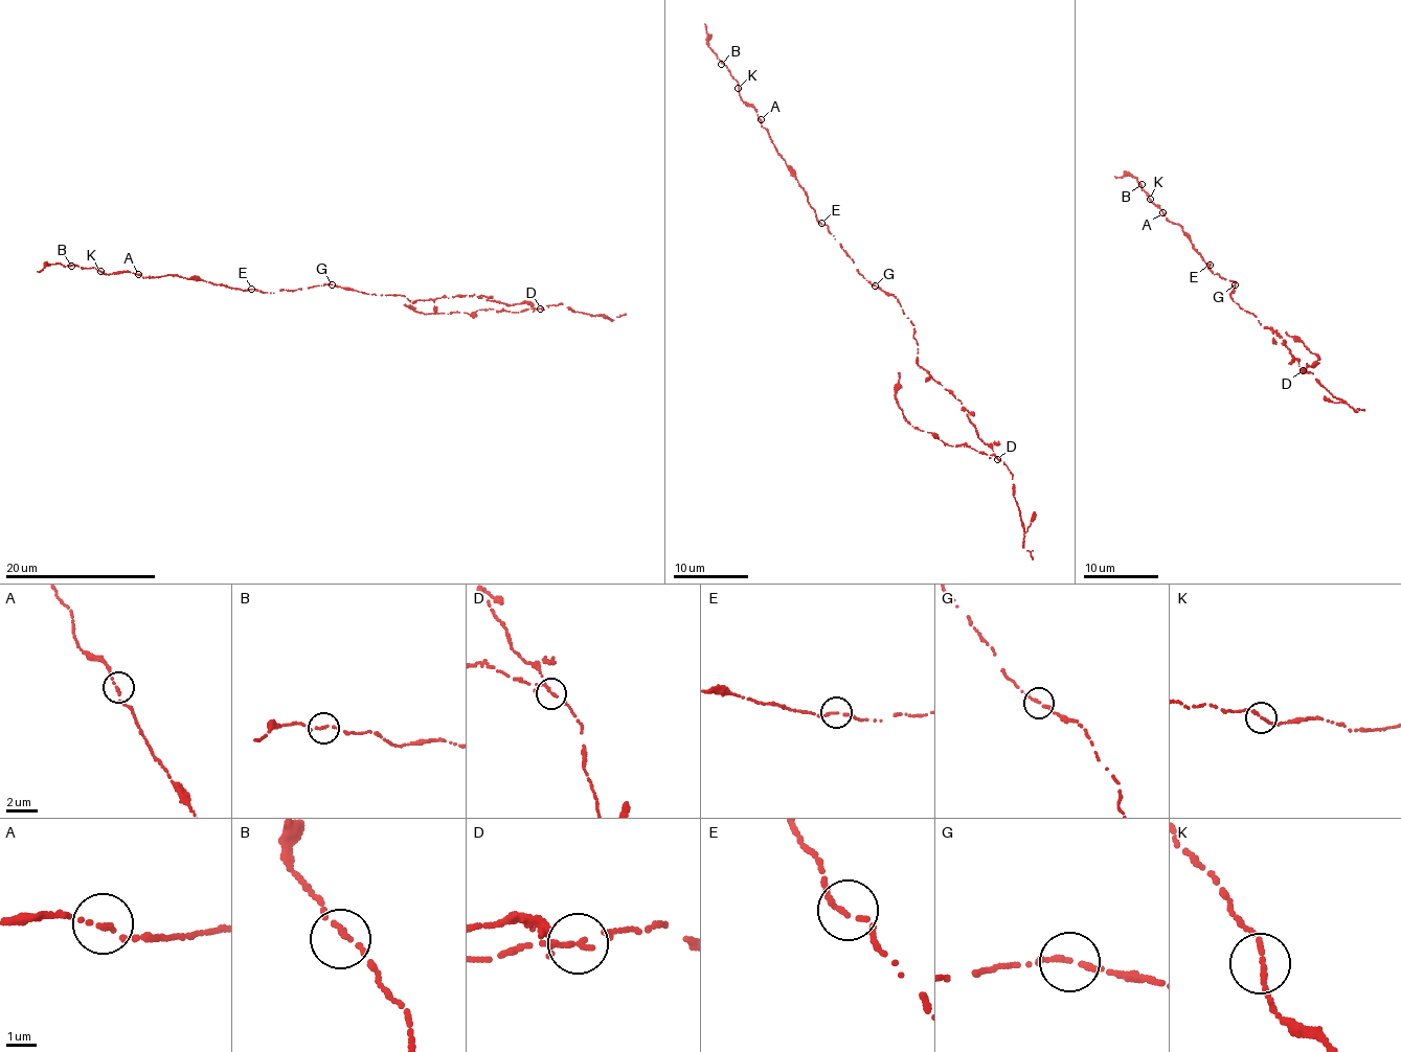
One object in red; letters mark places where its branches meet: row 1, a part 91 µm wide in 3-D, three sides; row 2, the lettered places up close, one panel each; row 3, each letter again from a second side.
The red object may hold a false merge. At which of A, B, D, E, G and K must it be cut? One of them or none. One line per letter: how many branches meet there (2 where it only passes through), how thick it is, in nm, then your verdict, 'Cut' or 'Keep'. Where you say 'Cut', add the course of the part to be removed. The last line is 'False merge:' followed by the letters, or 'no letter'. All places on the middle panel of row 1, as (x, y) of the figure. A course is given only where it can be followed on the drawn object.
A: Branches: 1. Thickness 220 nm. Keep
B: Branches: 2. Thickness 170 nm. Keep
D: Branches: 1. Thickness 240 nm. Cut. Course of the part to remove: (997, 458), (970, 446), (948, 444), (908, 424), (897, 403), (898, 372)
E: Branches: 2. Thickness 170 nm. Keep
G: Branches: 1. Thickness 260 nm. Keep
K: Branches: 2. Thickness 180 nm. Keep
False merge: D

